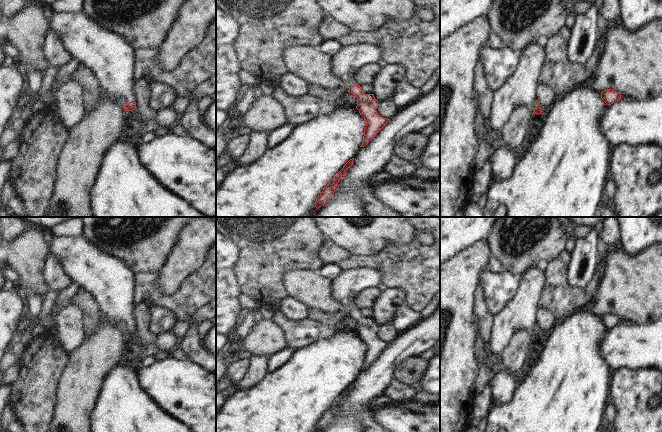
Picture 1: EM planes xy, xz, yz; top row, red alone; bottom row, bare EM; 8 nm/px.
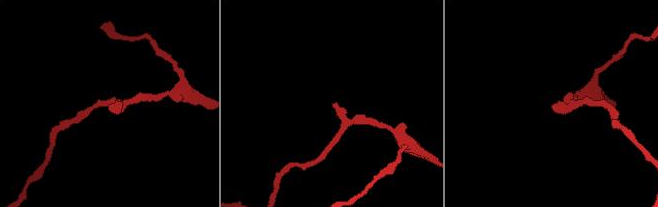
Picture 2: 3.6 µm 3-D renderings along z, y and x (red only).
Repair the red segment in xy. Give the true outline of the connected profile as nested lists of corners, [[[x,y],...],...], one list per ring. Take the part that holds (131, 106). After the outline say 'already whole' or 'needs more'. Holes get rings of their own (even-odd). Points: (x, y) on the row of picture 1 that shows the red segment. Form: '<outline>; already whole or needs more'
[[[84,11],[76,14],[49,12],[49,21],[50,30],[58,34],[71,57],[90,70],[108,94],[121,99],[125,110],[135,110],[135,50],[120,35],[95,23]]]; needs more

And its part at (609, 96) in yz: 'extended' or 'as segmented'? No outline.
as segmented

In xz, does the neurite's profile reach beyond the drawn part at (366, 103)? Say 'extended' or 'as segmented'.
extended

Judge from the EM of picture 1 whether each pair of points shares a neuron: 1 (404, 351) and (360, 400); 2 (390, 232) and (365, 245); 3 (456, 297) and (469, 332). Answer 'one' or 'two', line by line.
1: one
2: one
3: one

